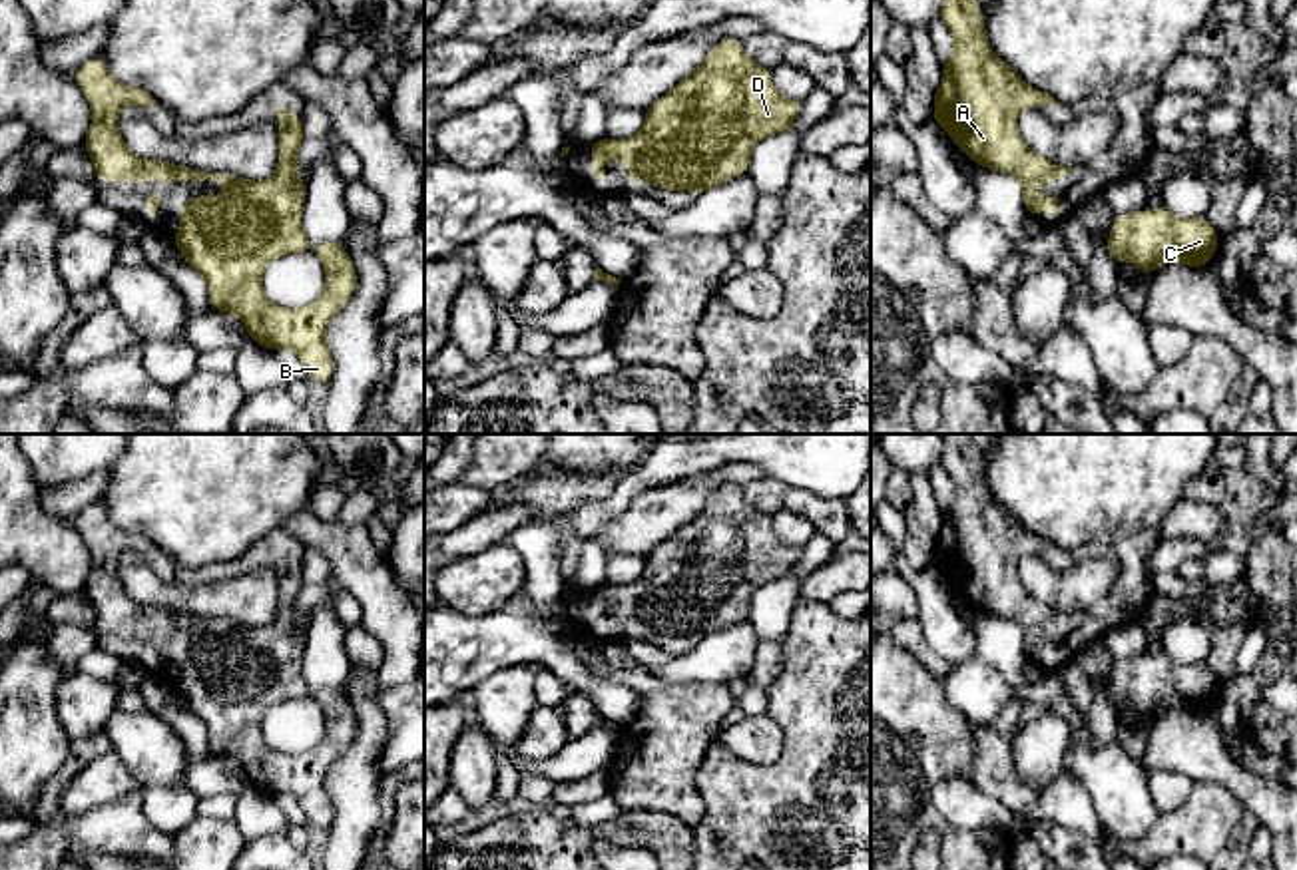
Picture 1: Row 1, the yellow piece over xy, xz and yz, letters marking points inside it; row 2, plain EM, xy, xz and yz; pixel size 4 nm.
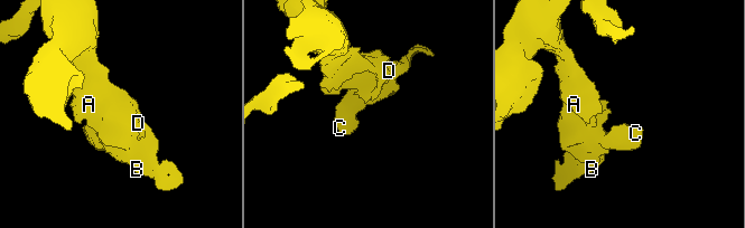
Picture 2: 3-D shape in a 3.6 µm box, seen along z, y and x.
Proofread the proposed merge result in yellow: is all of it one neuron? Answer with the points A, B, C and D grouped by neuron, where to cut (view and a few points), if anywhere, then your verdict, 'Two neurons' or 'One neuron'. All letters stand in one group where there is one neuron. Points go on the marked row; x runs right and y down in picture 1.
Groups: A B C D. No split. One neuron

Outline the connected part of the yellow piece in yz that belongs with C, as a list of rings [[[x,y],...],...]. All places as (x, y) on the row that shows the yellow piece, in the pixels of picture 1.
[[[1164,207],[1118,215],[1108,235],[1114,263],[1132,261],[1146,275],[1164,261],[1203,267],[1219,245],[1207,217],[1175,217]]]

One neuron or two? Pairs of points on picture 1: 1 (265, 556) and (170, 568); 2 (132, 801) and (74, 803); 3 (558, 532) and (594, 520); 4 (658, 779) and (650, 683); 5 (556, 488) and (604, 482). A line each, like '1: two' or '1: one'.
1: one
2: two
3: one
4: one
5: one

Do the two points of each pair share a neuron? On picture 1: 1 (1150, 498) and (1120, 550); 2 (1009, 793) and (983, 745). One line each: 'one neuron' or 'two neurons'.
1: two neurons
2: one neuron

